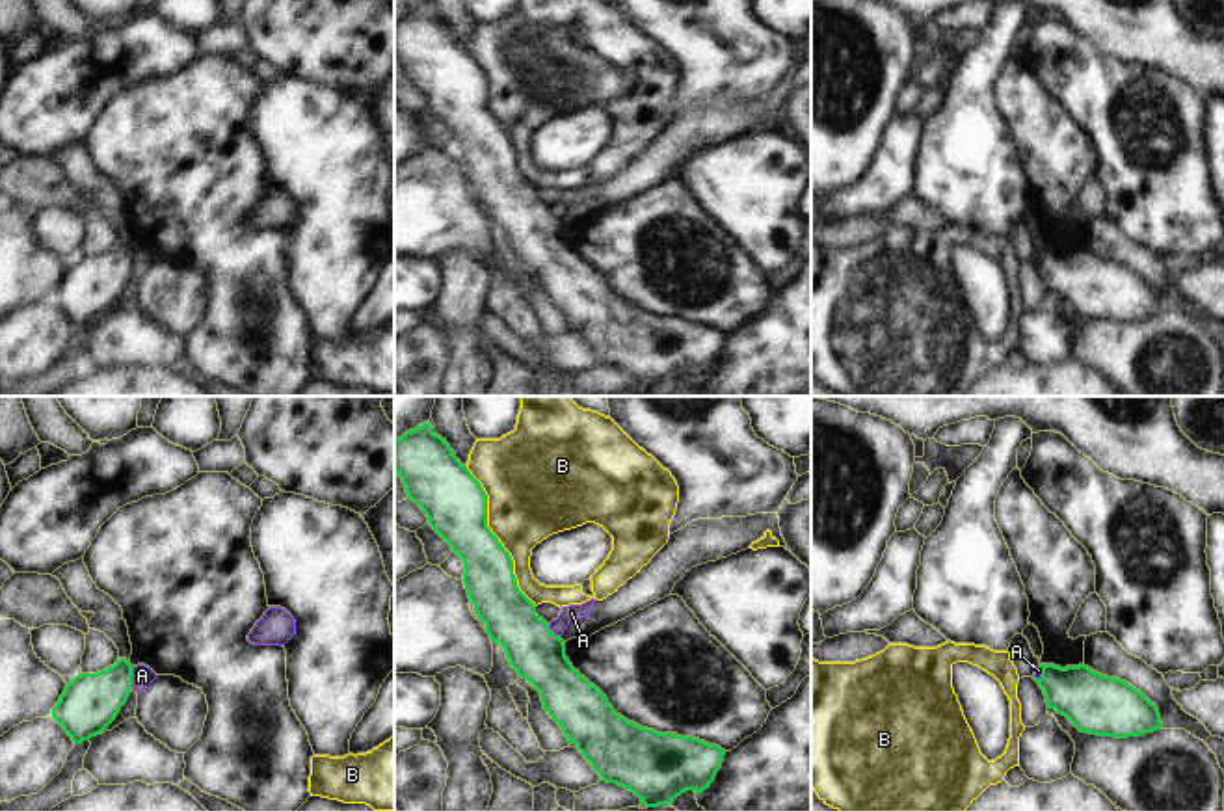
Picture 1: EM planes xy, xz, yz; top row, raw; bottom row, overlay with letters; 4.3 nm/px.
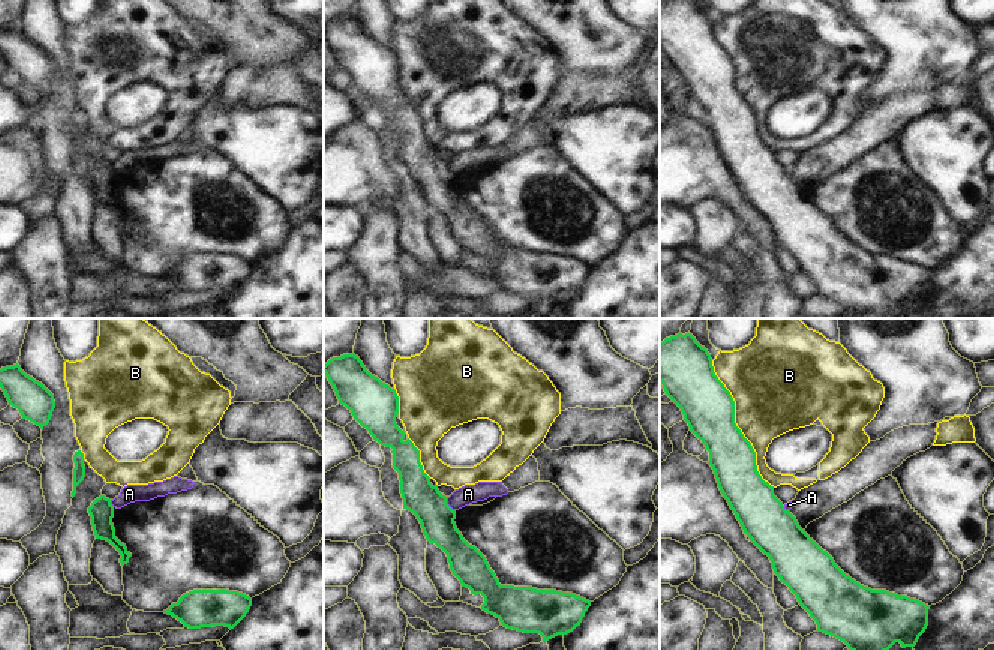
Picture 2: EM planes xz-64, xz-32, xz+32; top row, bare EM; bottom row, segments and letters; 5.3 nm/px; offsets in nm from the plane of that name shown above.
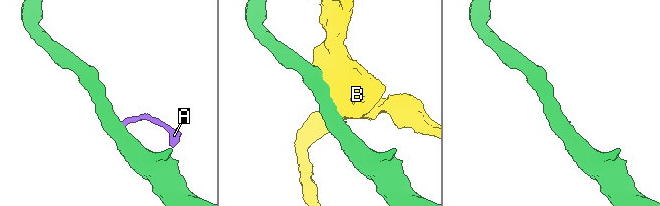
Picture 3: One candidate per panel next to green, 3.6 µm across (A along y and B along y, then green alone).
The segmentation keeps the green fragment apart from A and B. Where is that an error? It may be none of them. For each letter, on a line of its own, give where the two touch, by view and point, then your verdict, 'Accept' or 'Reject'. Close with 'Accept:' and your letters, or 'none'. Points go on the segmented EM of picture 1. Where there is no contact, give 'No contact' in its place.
A: Touches green at xy (131, 678). Reject
B: Touches green at xz (495, 536). Reject
Accept: none

